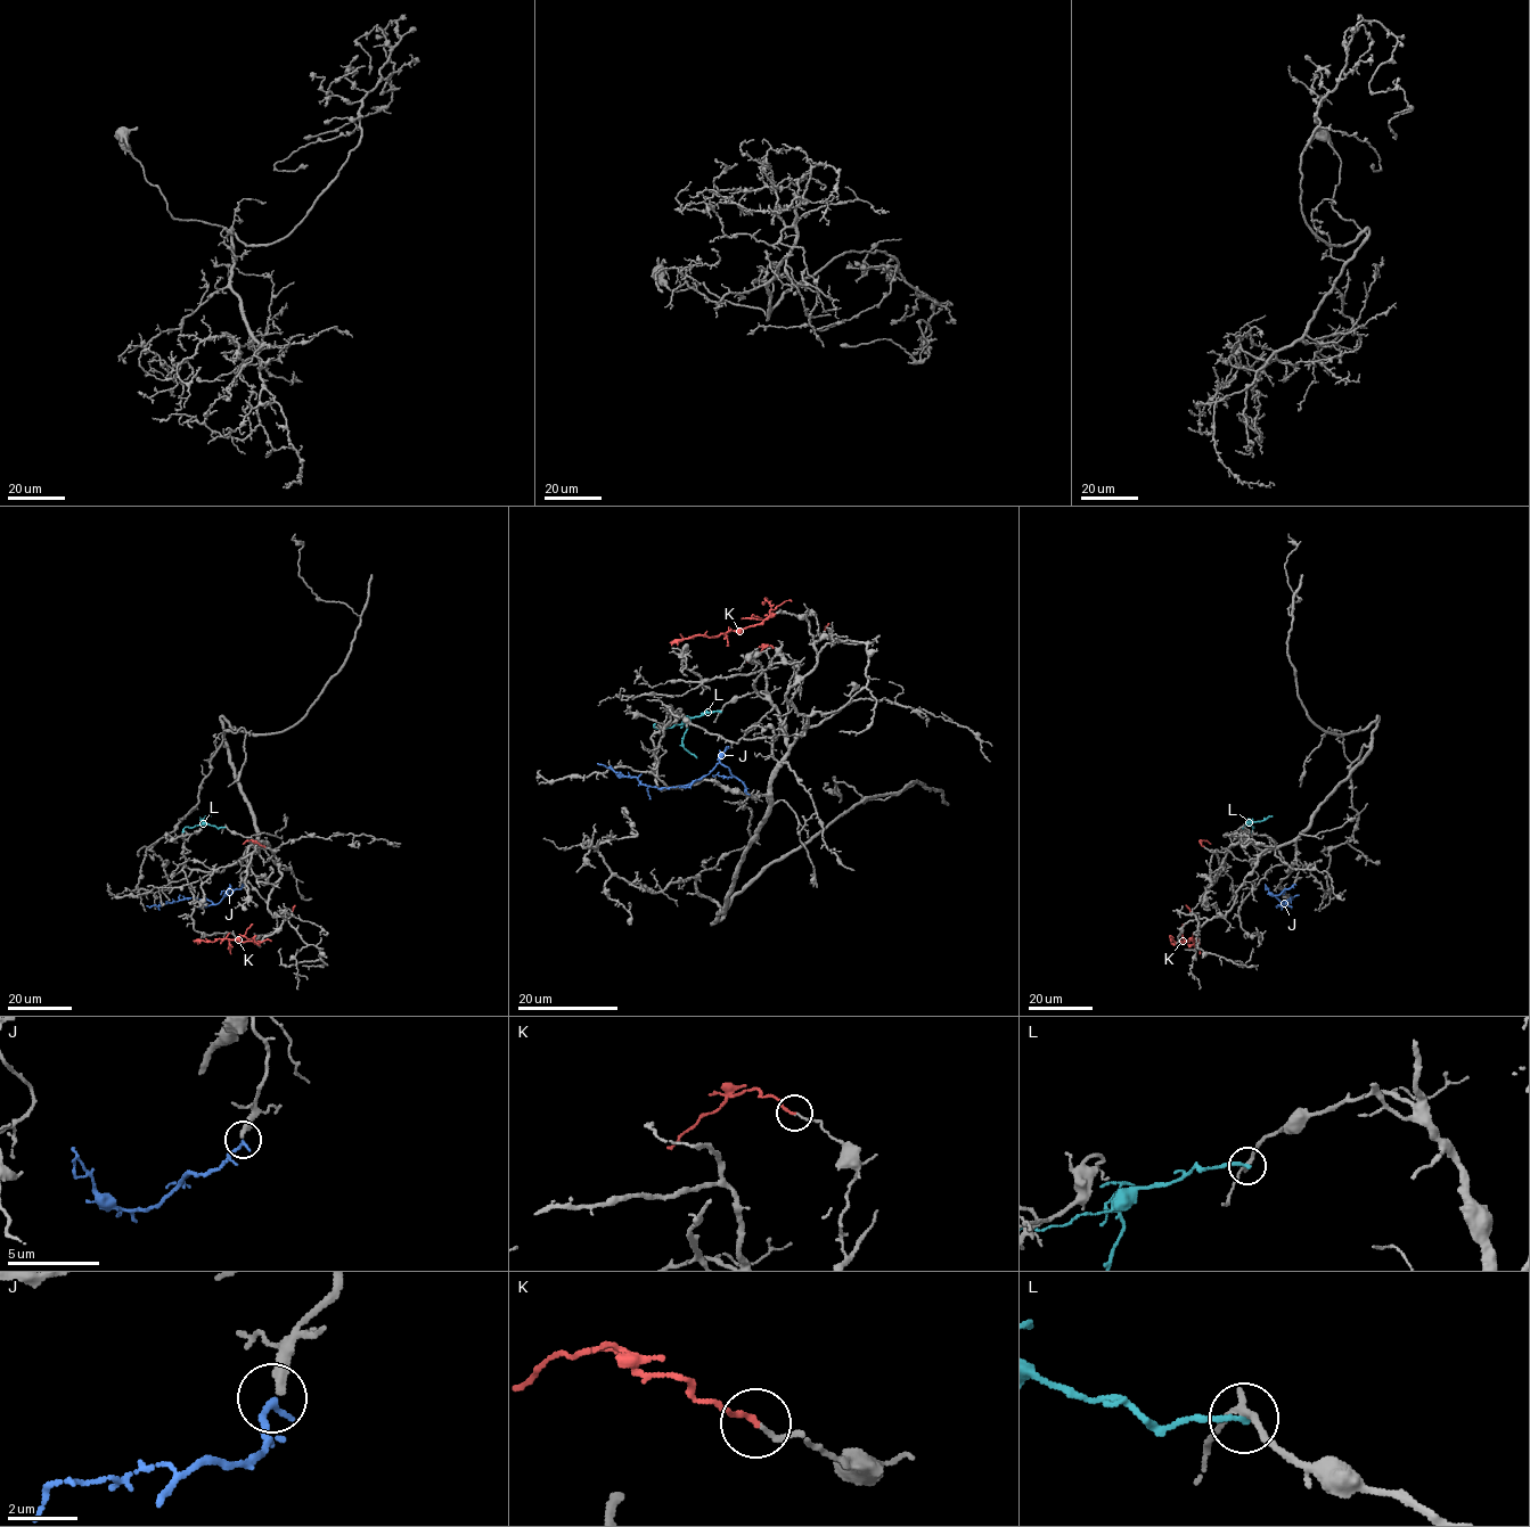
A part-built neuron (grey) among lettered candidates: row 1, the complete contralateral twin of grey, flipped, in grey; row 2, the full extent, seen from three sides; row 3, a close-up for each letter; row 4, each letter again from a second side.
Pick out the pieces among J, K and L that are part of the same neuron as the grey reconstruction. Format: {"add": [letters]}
{"add": ["J"]}

